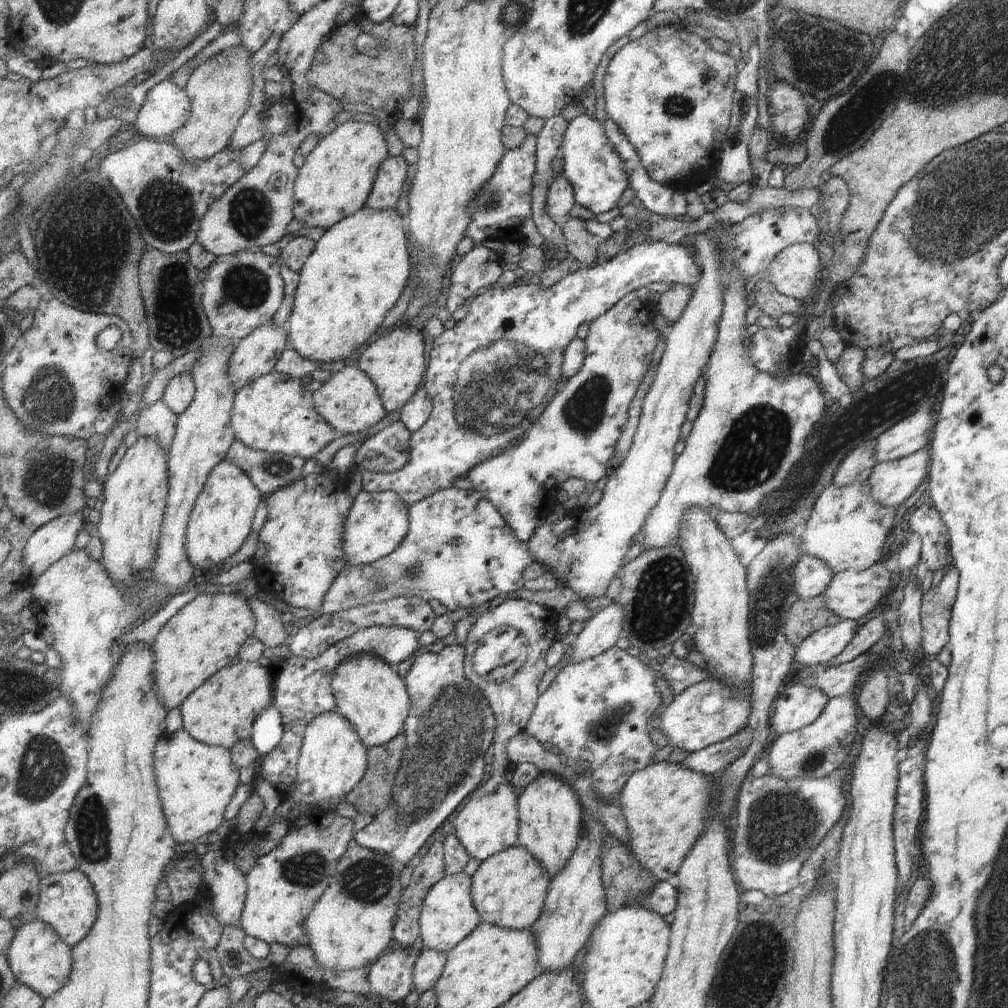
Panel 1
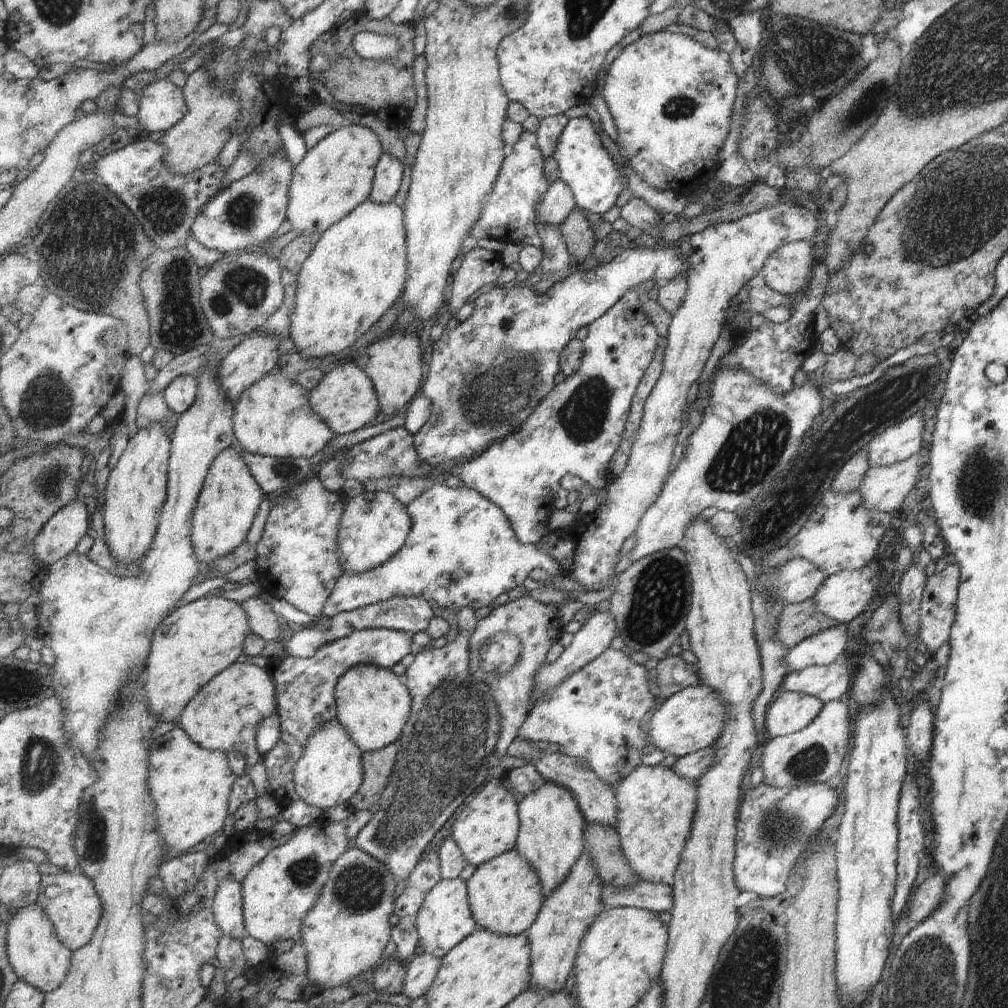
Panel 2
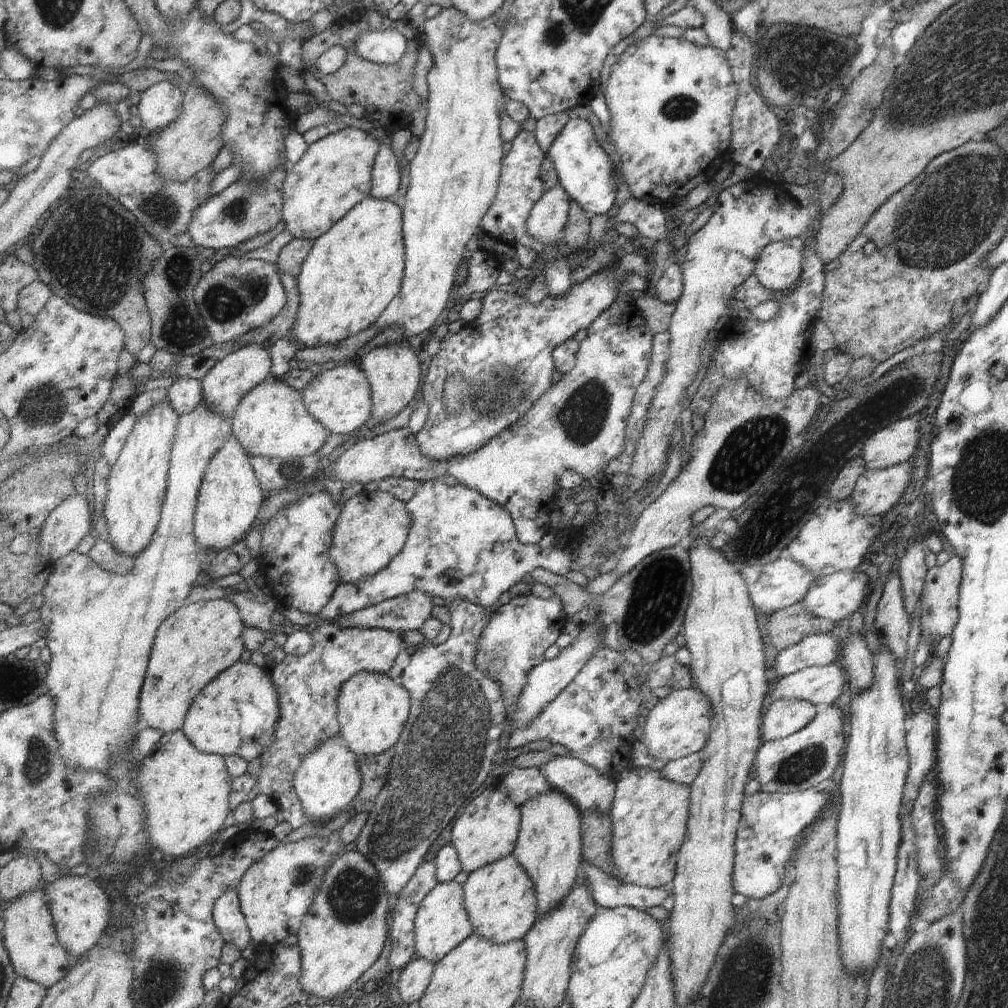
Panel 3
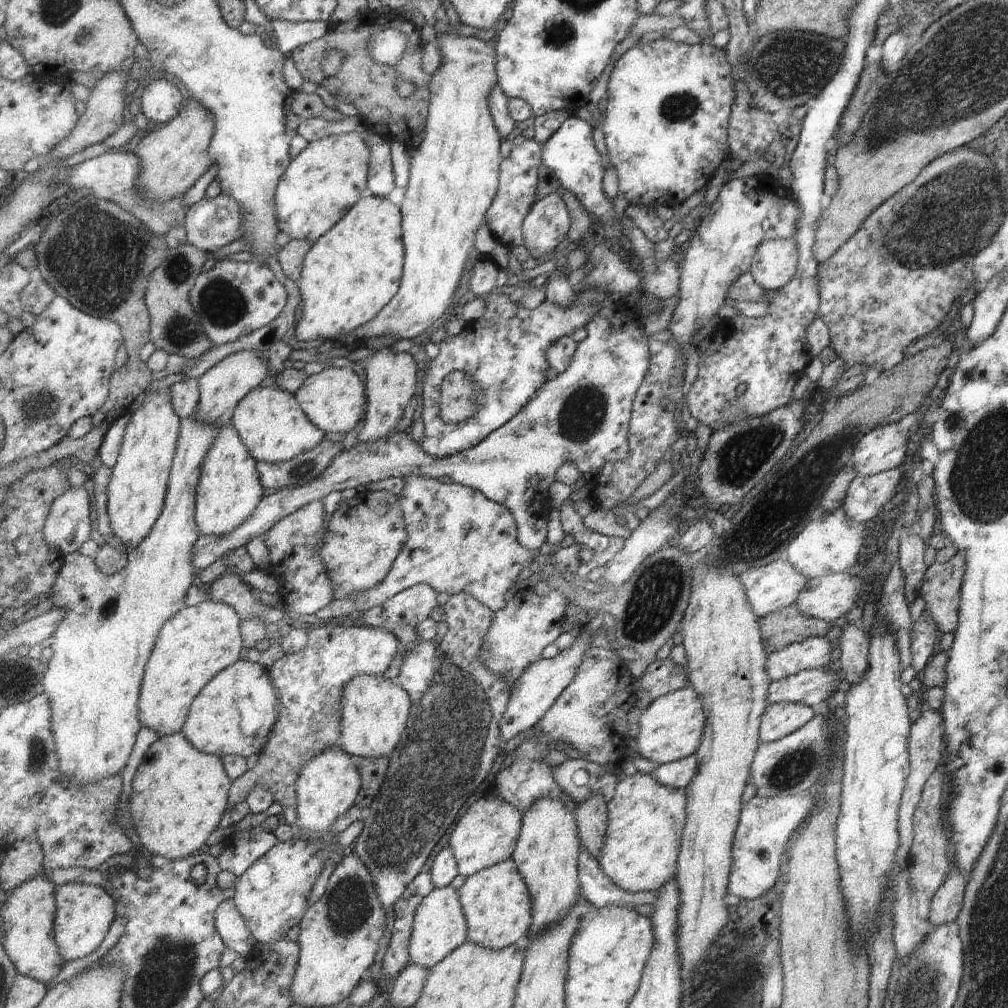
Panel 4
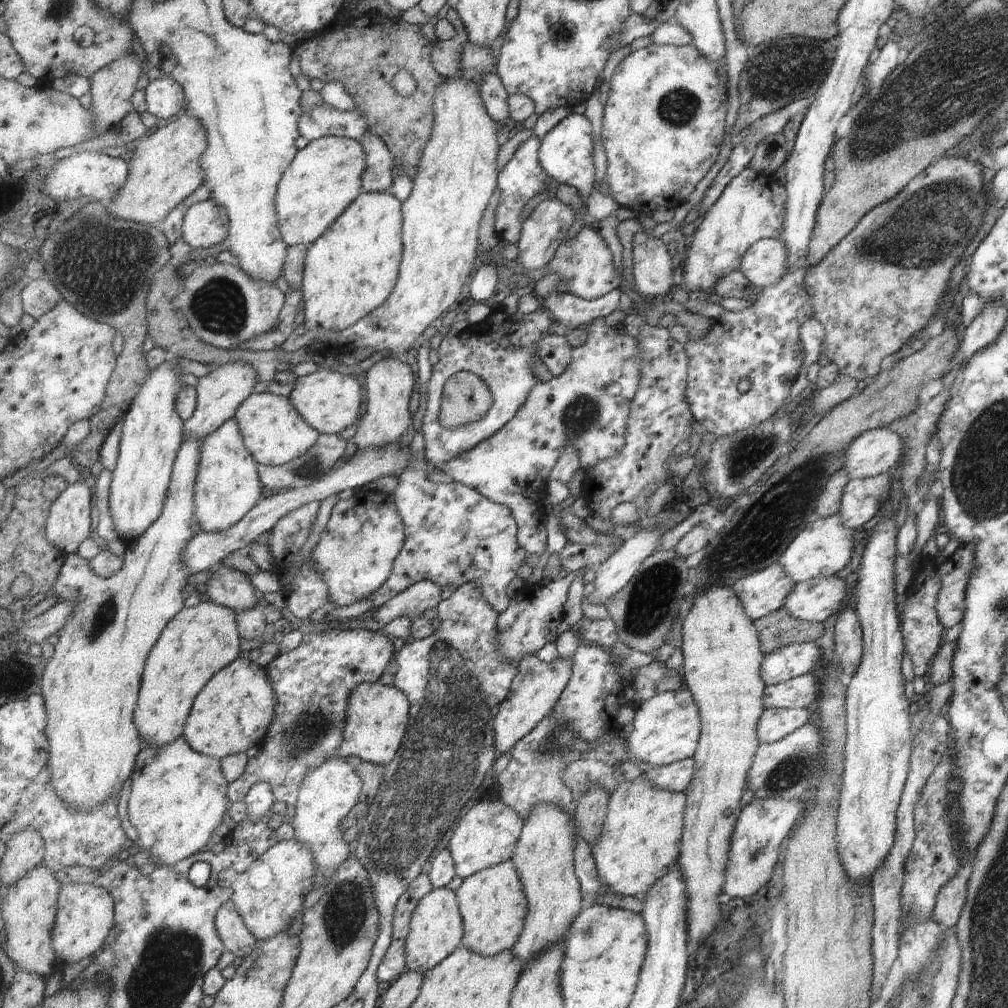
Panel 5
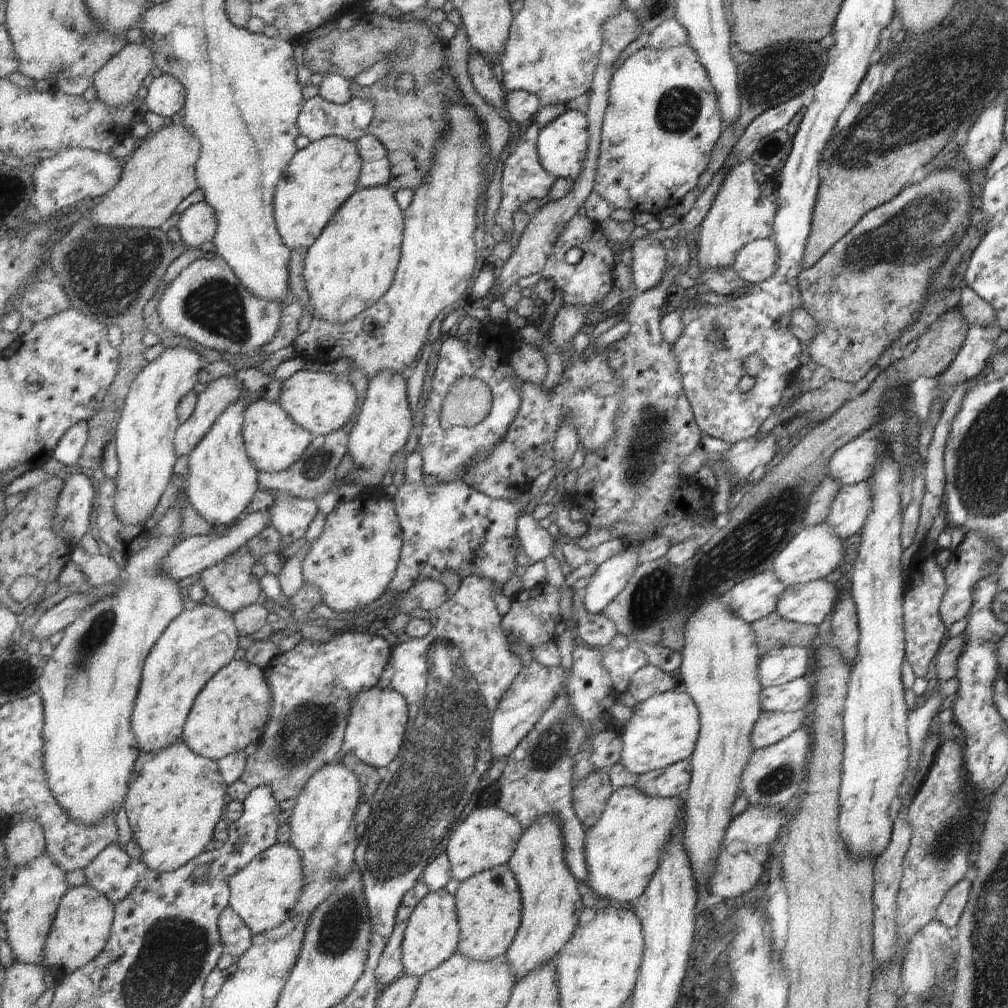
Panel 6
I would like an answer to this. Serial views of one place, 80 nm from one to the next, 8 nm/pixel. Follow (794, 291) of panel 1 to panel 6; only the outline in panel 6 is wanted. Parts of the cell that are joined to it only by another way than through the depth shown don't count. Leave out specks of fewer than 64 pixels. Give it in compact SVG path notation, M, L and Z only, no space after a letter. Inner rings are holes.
M769 238L745 244L732 267L752 286L769 279L776 272L777 264L778 250Z

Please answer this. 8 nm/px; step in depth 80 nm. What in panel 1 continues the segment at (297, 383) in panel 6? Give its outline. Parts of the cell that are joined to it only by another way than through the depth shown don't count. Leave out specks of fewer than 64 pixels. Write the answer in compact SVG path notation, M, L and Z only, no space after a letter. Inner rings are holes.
M358 366L343 367L333 373L321 390L313 393L313 400L321 416L344 435L357 434L357 432L365 432L367 428L373 428L387 416L388 412L372 377Z

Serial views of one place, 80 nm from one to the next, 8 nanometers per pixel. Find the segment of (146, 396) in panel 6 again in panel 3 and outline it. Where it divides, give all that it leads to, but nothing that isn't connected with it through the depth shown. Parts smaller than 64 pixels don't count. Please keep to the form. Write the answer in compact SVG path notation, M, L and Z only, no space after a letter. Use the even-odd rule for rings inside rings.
M171 405L157 407L135 425L117 464L113 466L103 514L107 522L108 540L122 553L134 557L152 543L168 492L170 466L179 426L180 415Z

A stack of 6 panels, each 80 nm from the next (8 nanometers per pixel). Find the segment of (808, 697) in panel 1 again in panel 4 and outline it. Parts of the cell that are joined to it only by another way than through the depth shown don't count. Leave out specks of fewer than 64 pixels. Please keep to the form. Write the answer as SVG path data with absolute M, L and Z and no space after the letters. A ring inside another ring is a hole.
M768 703L761 715L761 742L773 742L795 732L813 715L811 707L803 703Z

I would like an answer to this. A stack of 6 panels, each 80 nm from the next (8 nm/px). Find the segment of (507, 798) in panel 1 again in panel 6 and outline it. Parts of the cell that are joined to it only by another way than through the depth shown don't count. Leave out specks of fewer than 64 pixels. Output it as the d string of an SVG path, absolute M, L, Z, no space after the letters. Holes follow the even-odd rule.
M497 805L477 807L461 824L454 828L453 836L446 846L452 869L451 876L459 883L483 871L507 865L517 850L525 828L515 815L505 812Z

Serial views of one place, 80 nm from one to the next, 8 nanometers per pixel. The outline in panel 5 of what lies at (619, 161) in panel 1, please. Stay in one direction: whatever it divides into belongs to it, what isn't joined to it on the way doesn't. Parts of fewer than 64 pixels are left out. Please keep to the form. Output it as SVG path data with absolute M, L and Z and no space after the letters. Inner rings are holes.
M571 113L547 136L544 136L539 158L548 176L579 191L584 203L595 192L595 164L593 164L593 124L583 114Z

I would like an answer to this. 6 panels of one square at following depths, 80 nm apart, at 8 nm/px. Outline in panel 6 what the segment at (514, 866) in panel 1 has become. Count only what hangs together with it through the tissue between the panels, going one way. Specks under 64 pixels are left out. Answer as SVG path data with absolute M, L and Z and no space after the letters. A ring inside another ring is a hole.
M510 864L461 881L455 895L462 932L459 951L478 961L490 961L505 955L520 932L524 916L524 898Z

